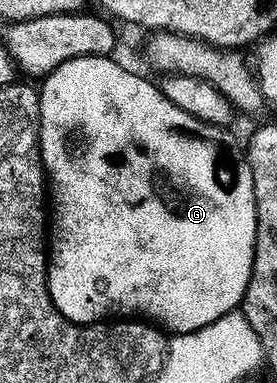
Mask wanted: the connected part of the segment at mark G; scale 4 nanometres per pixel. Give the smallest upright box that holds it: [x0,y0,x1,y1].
[39,56,257,334]

